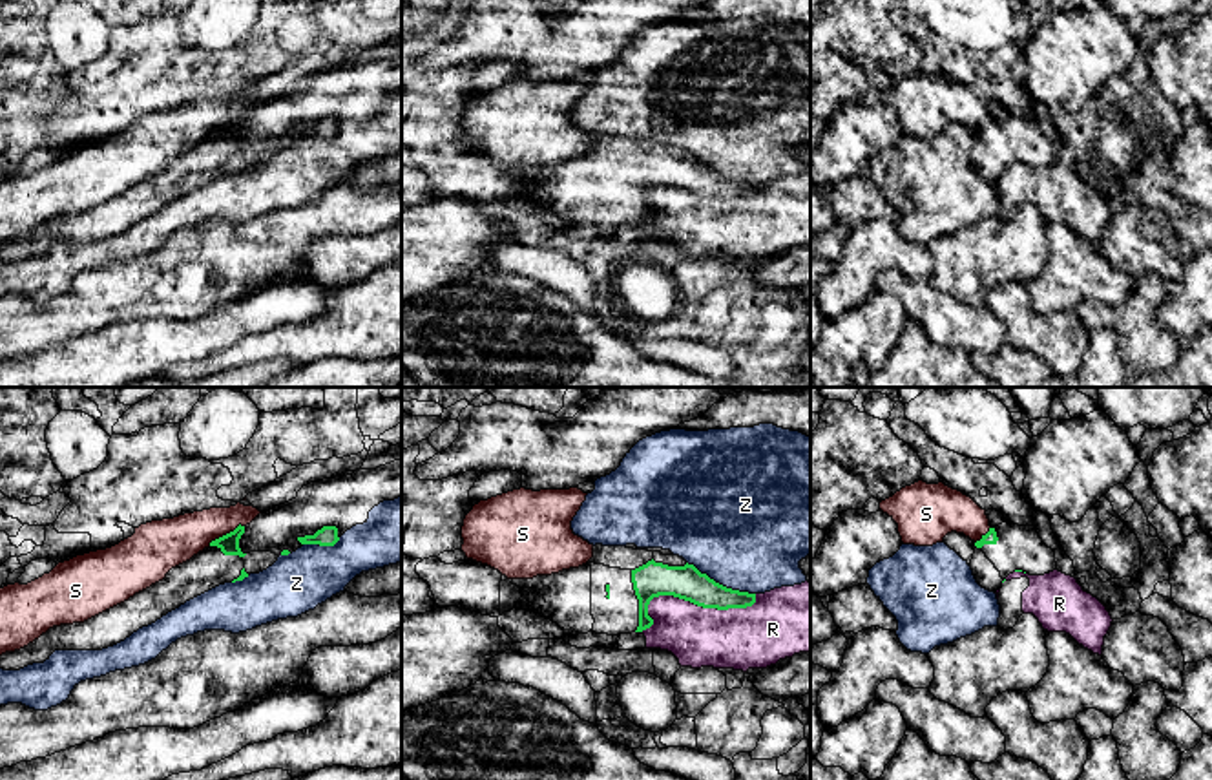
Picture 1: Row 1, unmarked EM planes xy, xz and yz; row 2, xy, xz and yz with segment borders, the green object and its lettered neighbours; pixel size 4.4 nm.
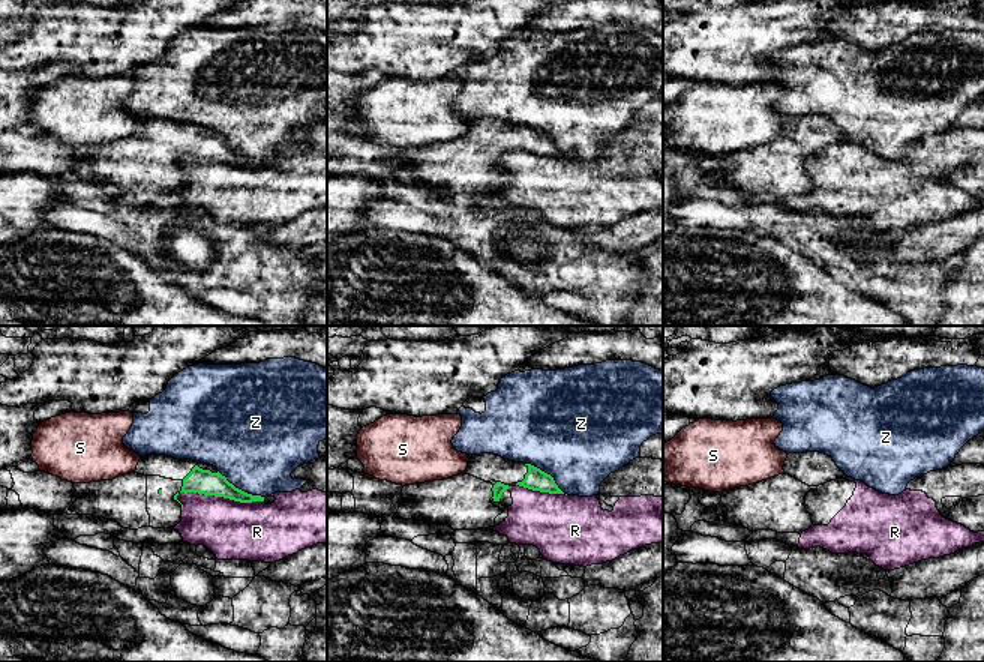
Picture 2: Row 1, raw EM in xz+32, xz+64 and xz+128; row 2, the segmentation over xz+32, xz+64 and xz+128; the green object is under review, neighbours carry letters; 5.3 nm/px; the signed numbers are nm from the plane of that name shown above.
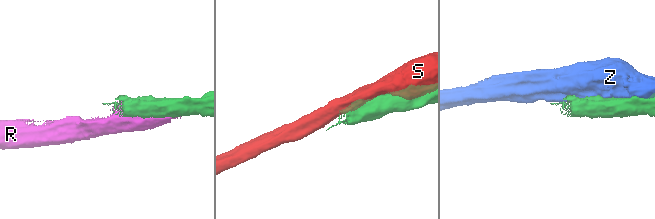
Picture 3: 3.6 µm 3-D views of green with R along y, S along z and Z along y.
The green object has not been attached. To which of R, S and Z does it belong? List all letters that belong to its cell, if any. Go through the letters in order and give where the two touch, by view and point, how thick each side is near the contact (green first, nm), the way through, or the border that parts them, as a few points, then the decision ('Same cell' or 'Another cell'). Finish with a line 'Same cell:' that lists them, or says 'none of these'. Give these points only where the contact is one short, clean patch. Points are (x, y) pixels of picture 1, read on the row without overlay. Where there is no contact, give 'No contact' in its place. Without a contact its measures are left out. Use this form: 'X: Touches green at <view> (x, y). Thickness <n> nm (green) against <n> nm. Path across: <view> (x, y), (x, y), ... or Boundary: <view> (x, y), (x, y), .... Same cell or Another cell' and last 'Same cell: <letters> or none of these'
R: Touches green at xz (689, 190). Thickness 160 nm (green) against 260 nm. Another cell
S: Touches green at xy (227, 125). Thickness 90 nm (green) against 200 nm. Another cell
Z: Touches green at xz (721, 176). Thickness 150 nm (green) against 500 nm. Another cell
Same cell: none of these

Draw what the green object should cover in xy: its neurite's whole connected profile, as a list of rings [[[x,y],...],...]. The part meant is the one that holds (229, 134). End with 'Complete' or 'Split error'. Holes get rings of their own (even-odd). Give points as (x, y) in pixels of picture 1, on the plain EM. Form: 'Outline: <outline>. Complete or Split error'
Outline: [[[245,117],[215,130],[190,152],[128,192],[84,212],[49,219],[27,237],[0,247],[0,259],[20,261],[44,254],[55,241],[102,241],[148,217],[186,192],[225,174],[248,168],[239,139]]]. Split error

